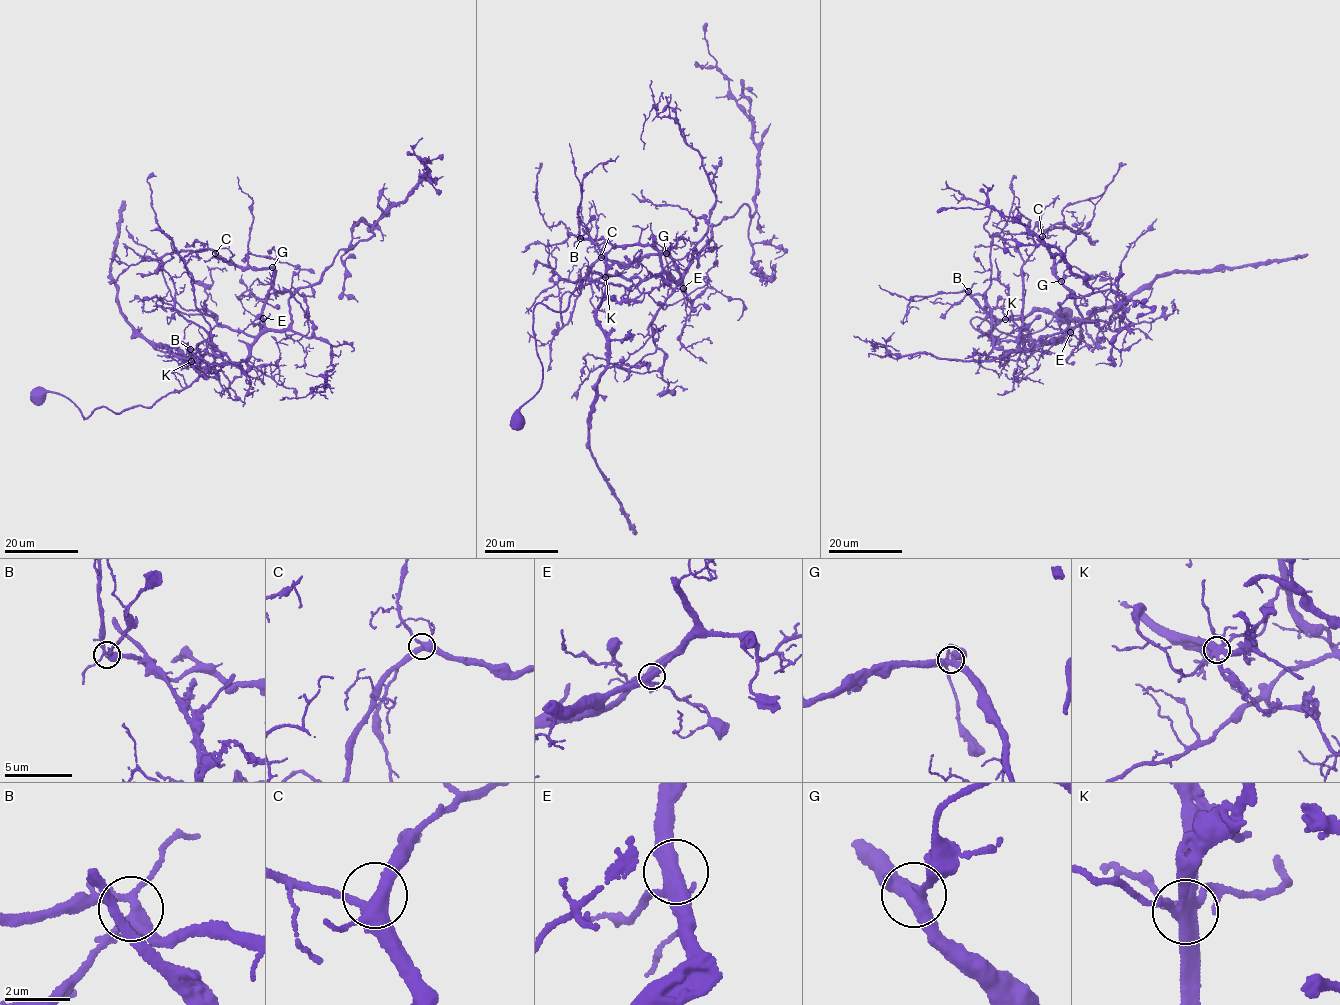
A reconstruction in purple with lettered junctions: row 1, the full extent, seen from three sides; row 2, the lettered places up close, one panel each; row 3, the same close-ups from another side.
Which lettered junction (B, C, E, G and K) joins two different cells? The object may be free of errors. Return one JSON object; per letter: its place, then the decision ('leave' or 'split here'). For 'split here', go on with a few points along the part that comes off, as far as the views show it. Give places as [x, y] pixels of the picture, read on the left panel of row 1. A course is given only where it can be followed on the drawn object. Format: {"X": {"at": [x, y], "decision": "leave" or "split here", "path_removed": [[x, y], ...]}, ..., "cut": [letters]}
{"B": {"at": [190, 349], "decision": "leave"}, "C": {"at": [215, 253], "decision": "leave"}, "E": {"at": [263, 318], "decision": "leave"}, "G": {"at": [272, 267], "decision": "leave"}, "K": {"at": [191, 361], "decision": "split here", "path_removed": [[191, 361], [159, 343], [156, 345], [137, 332], [125, 319], [117, 302], [116, 287], [109, 274], [122, 200]]}, "cut": ["K"]}

